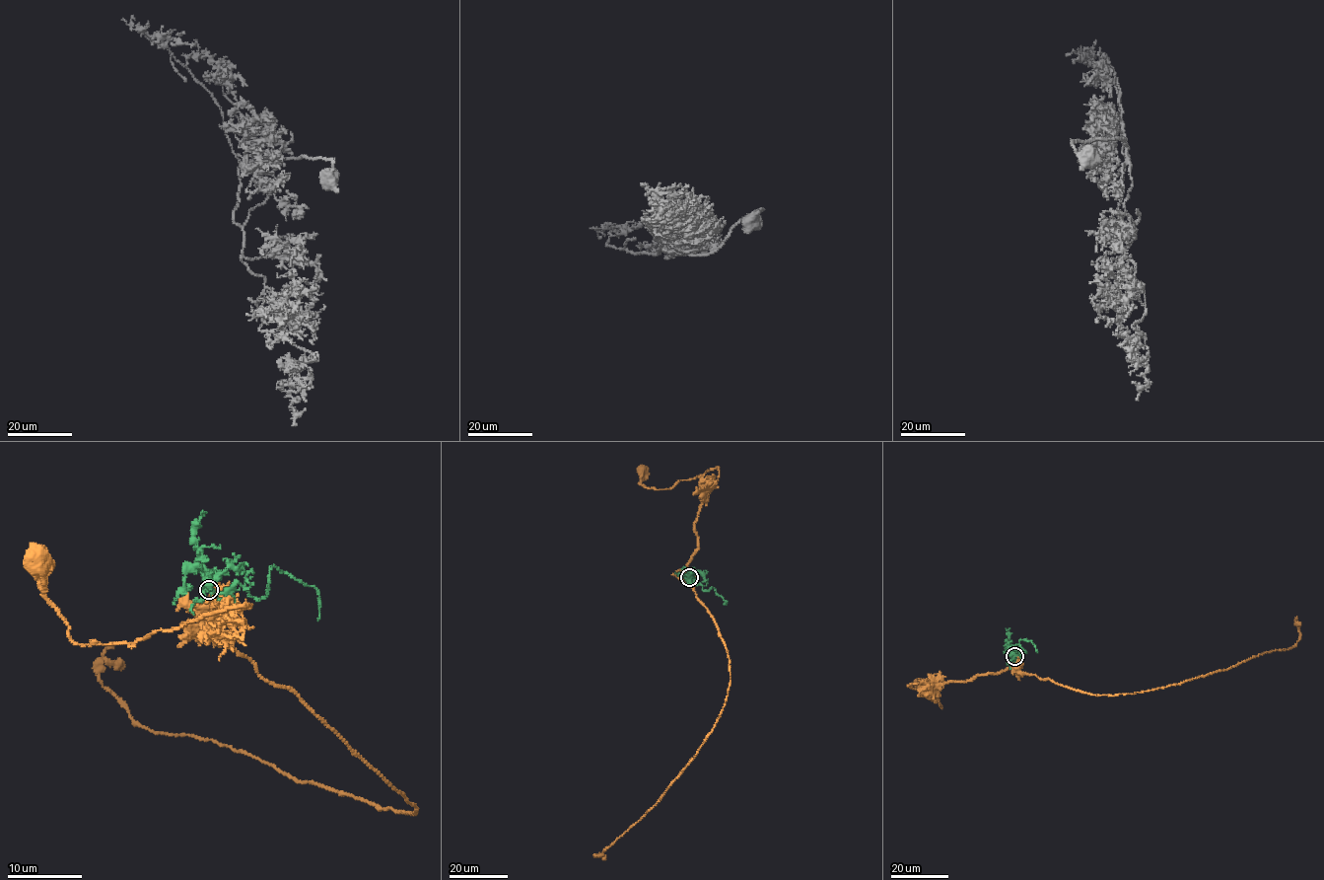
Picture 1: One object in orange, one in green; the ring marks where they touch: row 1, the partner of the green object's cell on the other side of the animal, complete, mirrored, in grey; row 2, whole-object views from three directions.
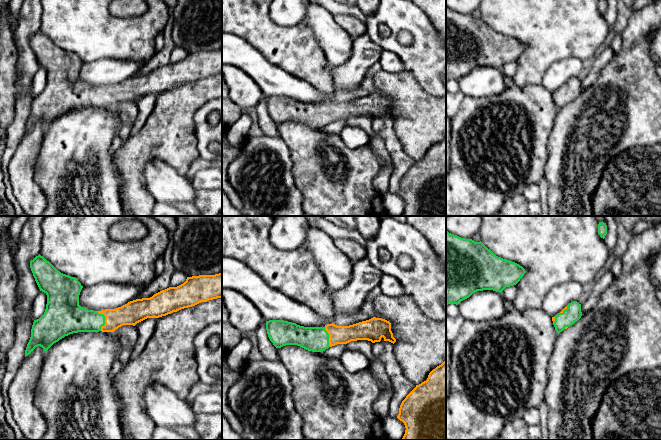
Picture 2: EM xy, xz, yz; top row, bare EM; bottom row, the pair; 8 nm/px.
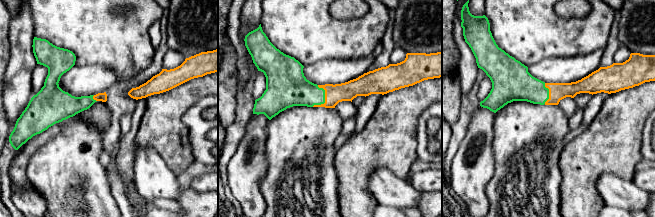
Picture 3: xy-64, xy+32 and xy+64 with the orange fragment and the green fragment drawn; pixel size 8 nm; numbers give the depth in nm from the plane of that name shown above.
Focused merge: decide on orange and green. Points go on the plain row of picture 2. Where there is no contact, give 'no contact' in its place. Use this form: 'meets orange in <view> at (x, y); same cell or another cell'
meets orange in xy at (105, 95); another cell

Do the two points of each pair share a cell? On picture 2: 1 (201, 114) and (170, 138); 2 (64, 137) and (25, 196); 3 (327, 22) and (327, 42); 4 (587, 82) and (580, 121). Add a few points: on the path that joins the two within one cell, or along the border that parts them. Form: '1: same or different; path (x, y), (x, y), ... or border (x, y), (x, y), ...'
1: different; border (209, 99), (195, 114), (196, 141)
2: different; border (37, 157), (35, 182), (41, 189), (46, 201)
3: same; path (327, 27), (327, 37)
4: different; border (600, 69), (597, 79), (582, 91)

